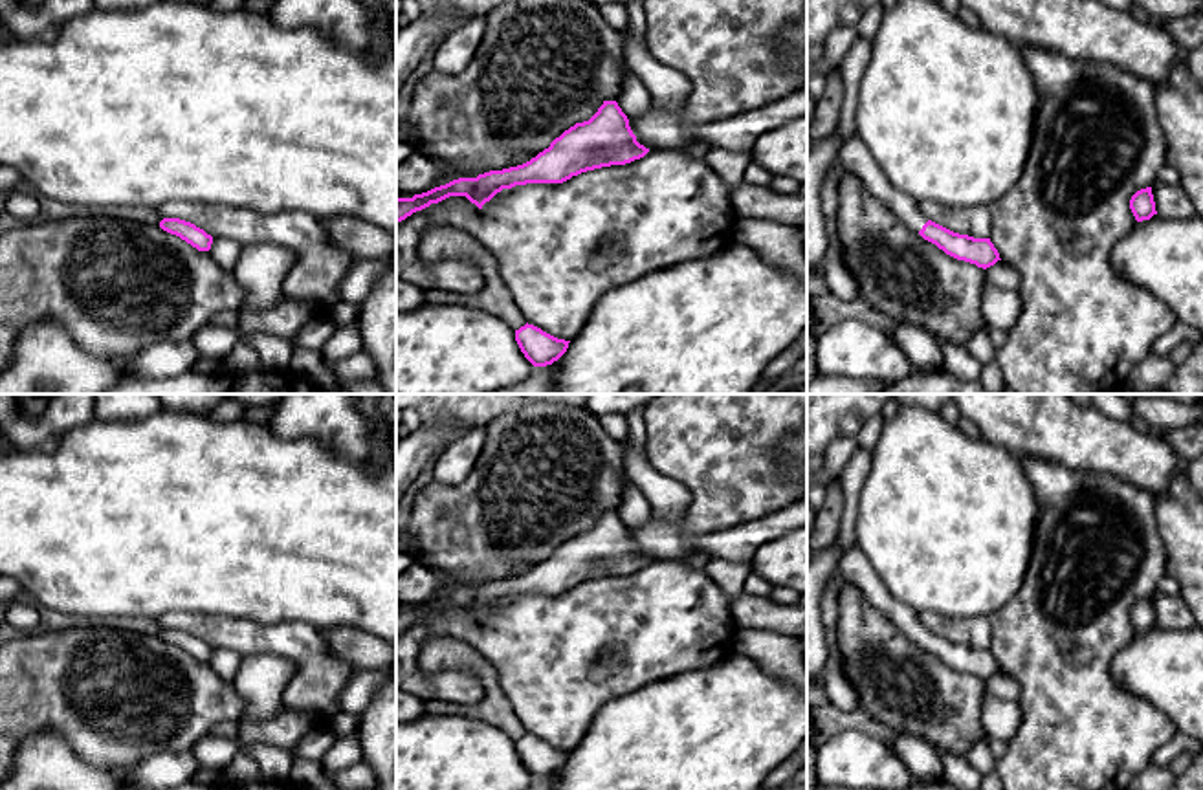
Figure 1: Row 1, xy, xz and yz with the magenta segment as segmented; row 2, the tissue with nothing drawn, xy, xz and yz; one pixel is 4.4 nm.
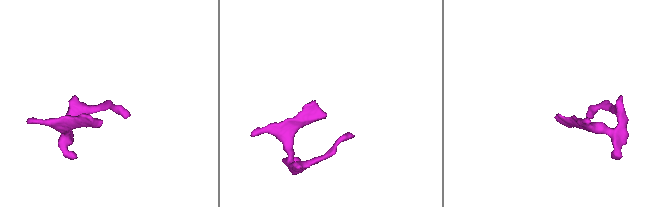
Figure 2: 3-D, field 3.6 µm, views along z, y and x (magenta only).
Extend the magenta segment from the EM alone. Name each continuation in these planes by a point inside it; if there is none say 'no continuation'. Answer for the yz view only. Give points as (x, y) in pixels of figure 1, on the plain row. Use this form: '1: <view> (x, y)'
1: yz (853, 565)

